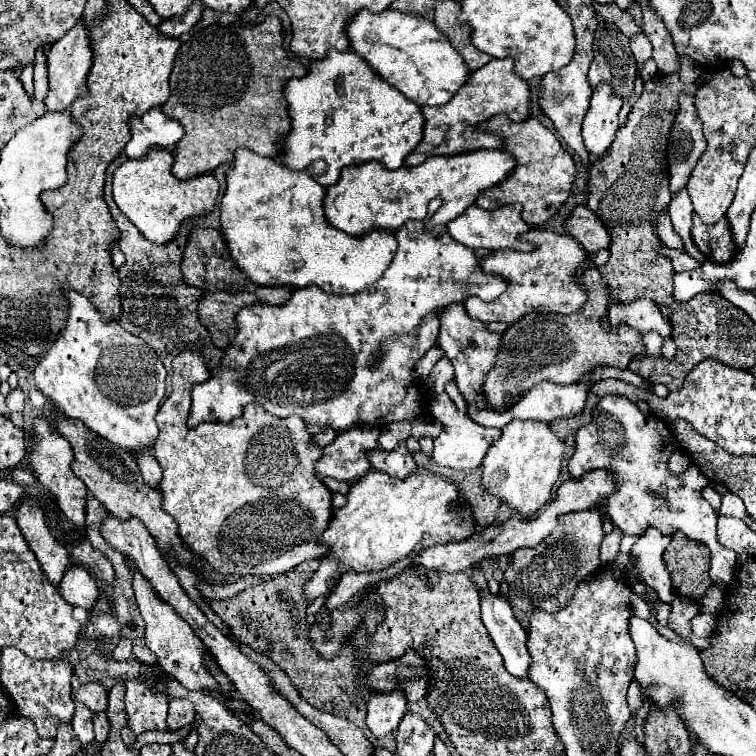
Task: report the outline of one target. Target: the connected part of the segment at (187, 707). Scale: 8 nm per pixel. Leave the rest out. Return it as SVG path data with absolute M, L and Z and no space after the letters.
M177 697L169 703L169 717L167 717L167 725L171 729L185 729L193 723L195 719L195 707L189 699Z

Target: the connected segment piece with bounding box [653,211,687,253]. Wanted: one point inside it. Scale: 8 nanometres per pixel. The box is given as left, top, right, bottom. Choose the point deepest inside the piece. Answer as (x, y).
(663, 227)

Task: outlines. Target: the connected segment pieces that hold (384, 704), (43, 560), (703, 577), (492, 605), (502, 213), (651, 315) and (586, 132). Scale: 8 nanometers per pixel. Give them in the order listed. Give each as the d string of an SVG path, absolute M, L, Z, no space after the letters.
M395 689L389 693L371 693L367 701L367 727L375 737L389 735L397 729L407 711L405 693Z
M23 501L15 509L15 515L17 515L17 525L21 533L27 539L29 549L35 553L49 583L59 587L65 569L71 565L67 547L55 541L55 537L49 533L45 525L45 513L39 507L39 503Z
M673 535L663 555L679 597L699 601L713 585L709 577L709 549L683 535Z
M473 567L471 571L473 571L475 581L483 587L483 593L481 593L481 621L483 621L483 625L487 627L489 637L491 637L491 641L495 643L497 651L503 655L505 669L507 669L513 677L517 677L517 679L527 679L527 675L529 675L529 665L531 665L531 655L529 655L529 651L527 651L527 631L525 631L525 629L521 627L521 623L513 617L513 611L511 611L509 603L507 603L505 599L501 599L499 595L491 595L491 593L487 591L485 575L483 575L477 567Z
M519 203L505 205L505 207L499 207L495 211L487 211L487 209L481 209L477 205L471 205L459 219L453 219L451 223L447 223L447 231L453 239L457 239L459 243L463 243L465 247L471 247L471 249L533 251L535 245L521 239L521 235L529 231L529 225L521 219L521 211L523 211L523 207Z
M635 299L635 303L613 303L609 309L609 321L613 327L621 323L637 329L641 335L647 331L657 331L663 337L671 335L671 325L665 321L657 305L649 299Z
M601 83L593 89L591 107L583 121L583 139L587 151L603 155L609 149L619 129L621 105L621 97L607 83Z

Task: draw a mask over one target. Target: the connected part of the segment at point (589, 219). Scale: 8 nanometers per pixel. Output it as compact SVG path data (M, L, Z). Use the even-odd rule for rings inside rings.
M585 205L575 207L573 215L565 221L565 229L571 237L579 239L579 243L595 255L599 249L609 249L611 235L603 221Z

